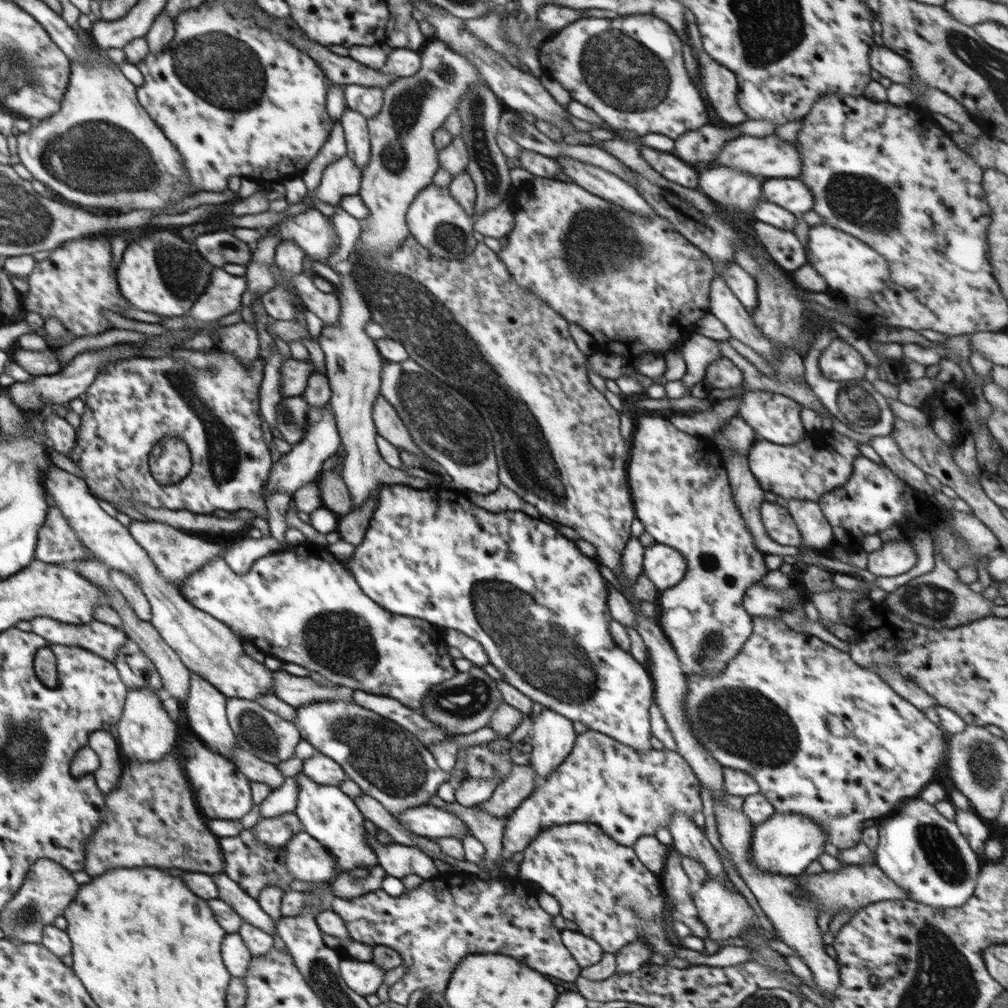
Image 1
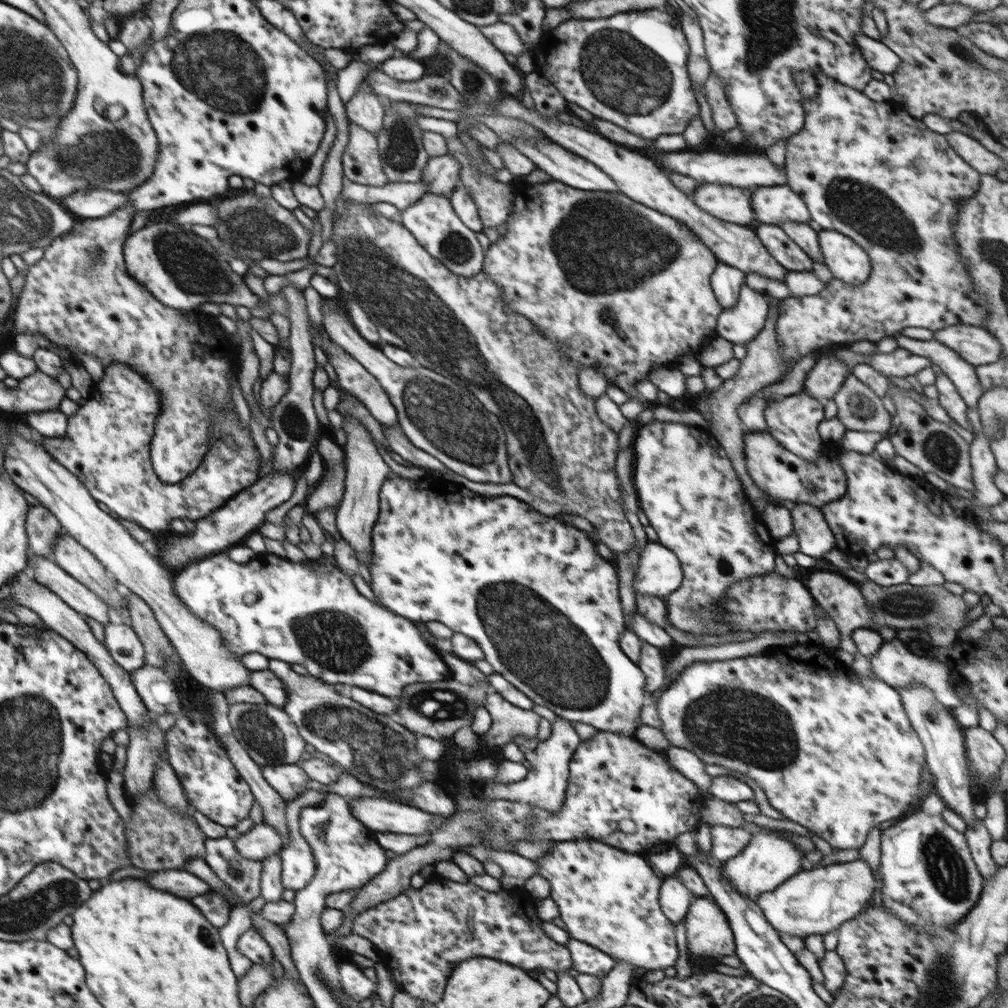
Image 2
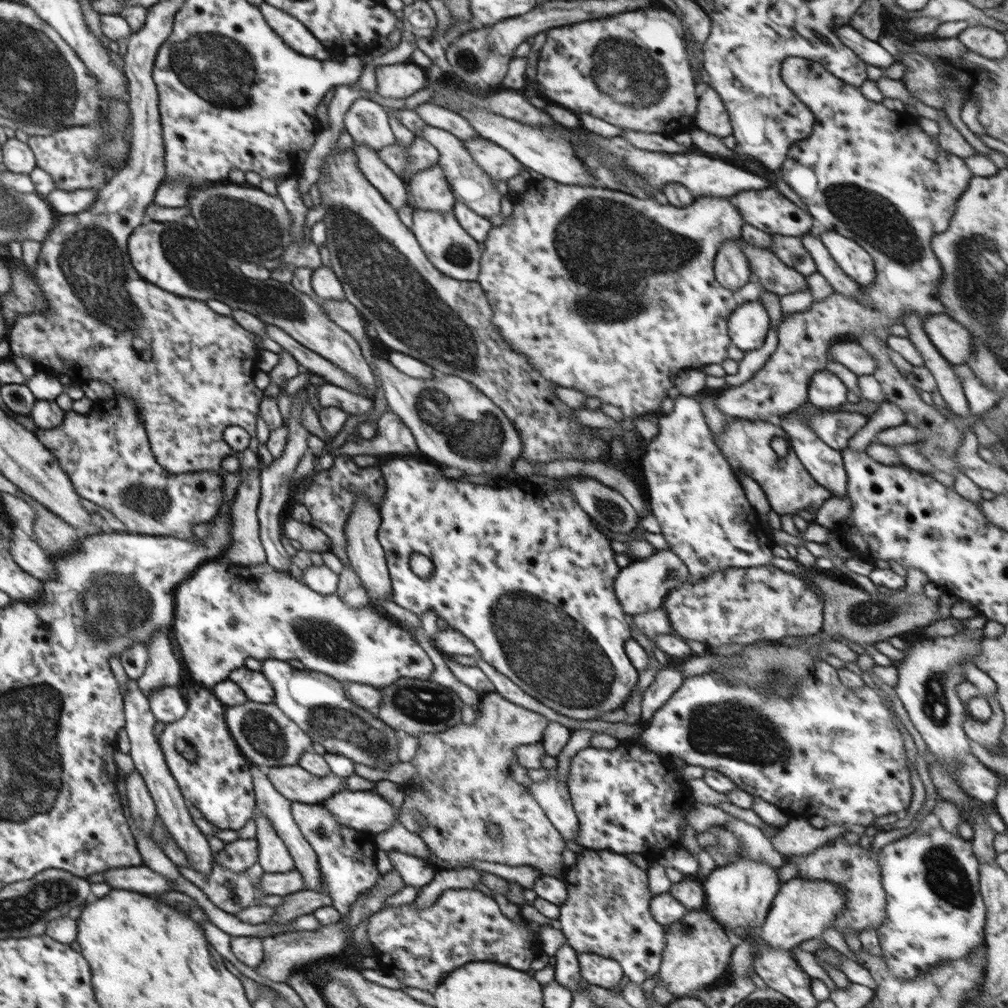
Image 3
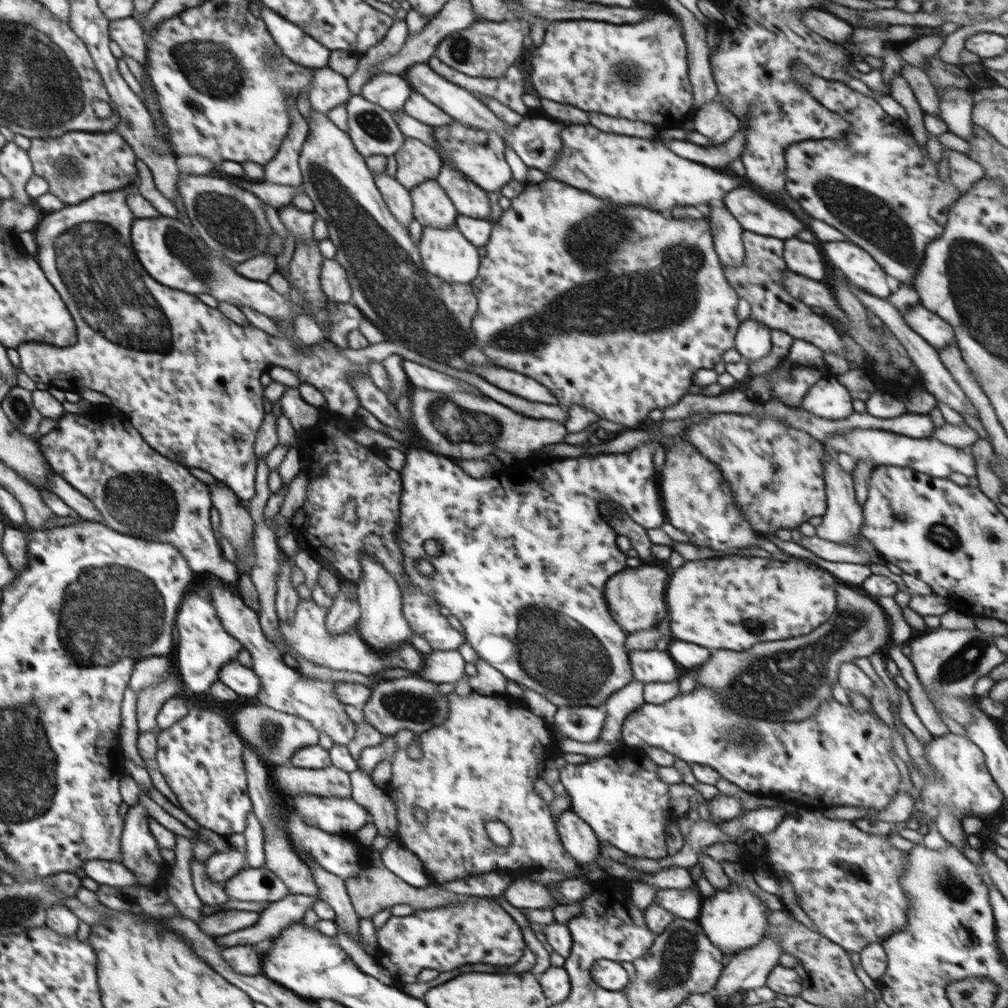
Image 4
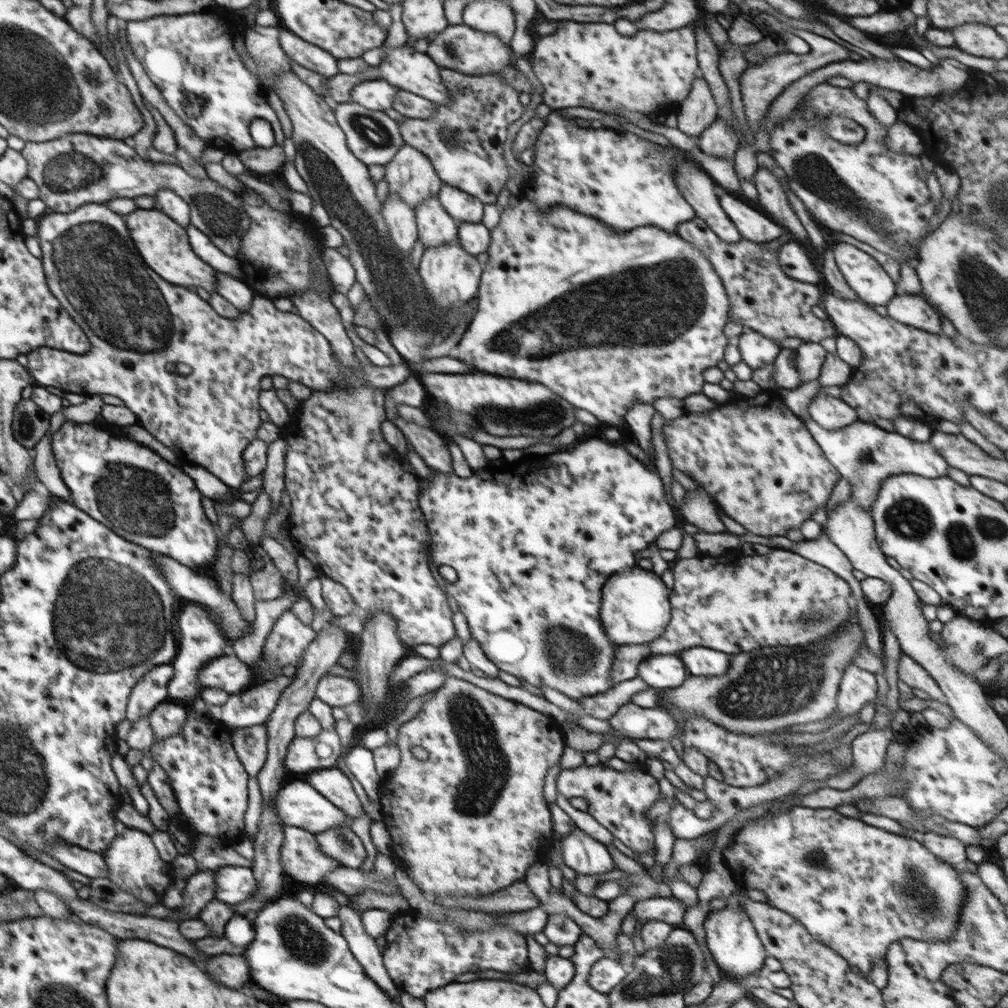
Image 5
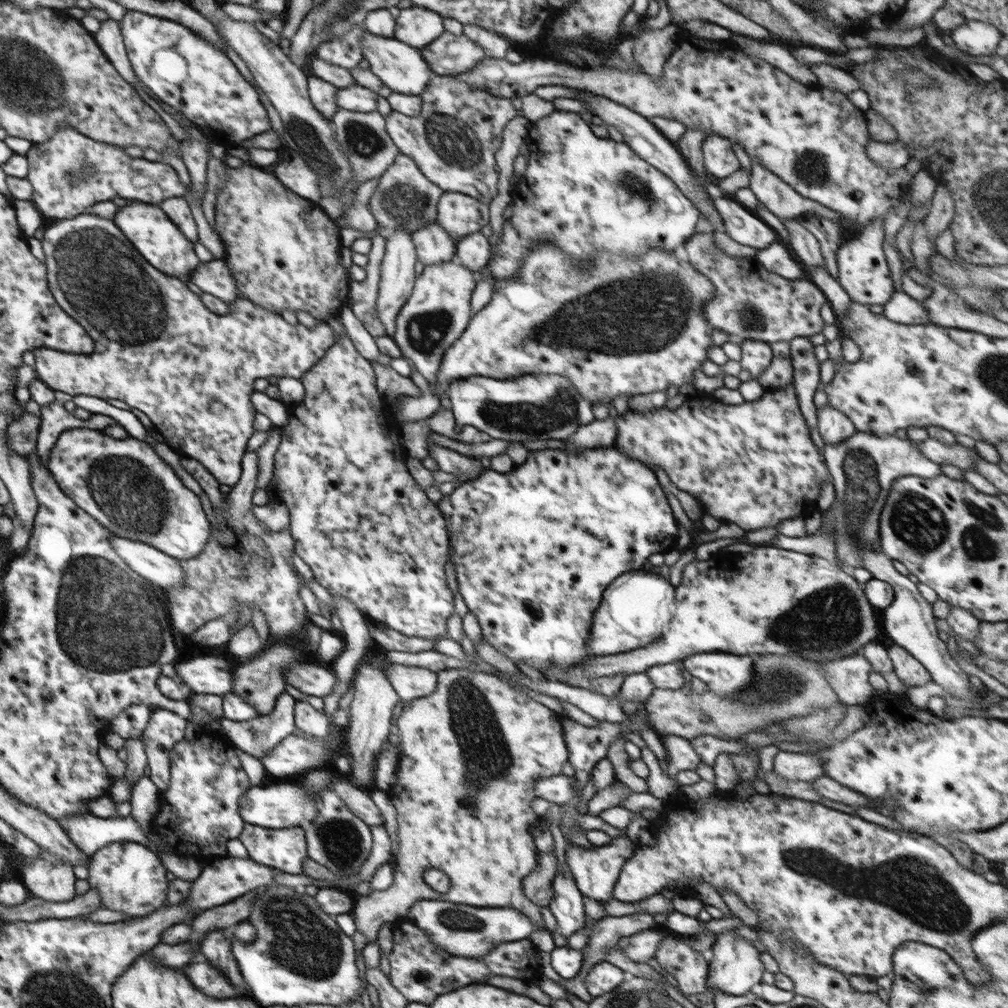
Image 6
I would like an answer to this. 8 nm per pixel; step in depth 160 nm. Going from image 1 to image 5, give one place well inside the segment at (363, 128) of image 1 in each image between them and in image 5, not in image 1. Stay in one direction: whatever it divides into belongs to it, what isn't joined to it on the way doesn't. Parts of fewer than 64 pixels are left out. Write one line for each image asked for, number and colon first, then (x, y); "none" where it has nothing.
2: (361, 162)
3: (393, 188)
4: (398, 199)
5: (400, 218)

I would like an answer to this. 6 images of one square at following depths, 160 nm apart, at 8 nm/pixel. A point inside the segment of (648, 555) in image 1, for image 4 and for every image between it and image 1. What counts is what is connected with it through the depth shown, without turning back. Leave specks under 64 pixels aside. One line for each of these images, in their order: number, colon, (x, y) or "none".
2: (659, 573)
3: (642, 586)
4: (635, 597)

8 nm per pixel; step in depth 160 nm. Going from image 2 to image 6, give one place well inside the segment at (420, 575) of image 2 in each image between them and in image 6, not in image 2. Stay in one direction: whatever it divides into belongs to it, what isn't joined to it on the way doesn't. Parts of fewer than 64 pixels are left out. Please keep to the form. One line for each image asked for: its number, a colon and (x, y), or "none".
3: (534, 593)
4: (529, 593)
5: (600, 504)
6: (599, 514)

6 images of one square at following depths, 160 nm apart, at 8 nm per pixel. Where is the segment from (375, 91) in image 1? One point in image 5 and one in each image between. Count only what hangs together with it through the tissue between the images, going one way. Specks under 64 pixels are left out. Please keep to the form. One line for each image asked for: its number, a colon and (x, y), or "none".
2: (364, 109)
3: (367, 122)
4: (372, 129)
5: (373, 137)

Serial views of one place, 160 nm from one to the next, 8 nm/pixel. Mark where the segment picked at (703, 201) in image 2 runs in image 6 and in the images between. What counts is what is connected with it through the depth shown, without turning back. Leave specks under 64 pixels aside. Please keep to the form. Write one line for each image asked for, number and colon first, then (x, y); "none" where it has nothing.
3: (596, 314)
4: (615, 308)
5: (553, 308)
6: (618, 325)

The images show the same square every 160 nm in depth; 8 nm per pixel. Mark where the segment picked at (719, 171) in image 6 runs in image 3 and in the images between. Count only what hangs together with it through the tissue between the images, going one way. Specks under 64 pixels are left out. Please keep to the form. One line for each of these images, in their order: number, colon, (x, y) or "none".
3: (711, 116)
4: (718, 125)
5: (718, 140)

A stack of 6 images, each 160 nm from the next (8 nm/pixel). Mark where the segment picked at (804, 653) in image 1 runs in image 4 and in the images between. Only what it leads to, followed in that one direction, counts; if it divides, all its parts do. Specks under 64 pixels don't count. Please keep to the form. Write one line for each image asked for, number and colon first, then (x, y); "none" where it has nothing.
2: (835, 751)
3: (835, 752)
4: (839, 756)

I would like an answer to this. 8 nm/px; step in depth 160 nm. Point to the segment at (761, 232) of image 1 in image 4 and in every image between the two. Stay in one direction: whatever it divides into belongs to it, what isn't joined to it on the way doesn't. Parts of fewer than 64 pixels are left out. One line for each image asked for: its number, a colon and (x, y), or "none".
2: (779, 244)
3: (789, 249)
4: (801, 257)

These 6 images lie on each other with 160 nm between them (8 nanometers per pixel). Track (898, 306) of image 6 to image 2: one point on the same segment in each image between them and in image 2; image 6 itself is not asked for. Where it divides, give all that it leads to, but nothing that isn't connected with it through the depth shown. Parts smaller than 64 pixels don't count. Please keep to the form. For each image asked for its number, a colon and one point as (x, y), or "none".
2: (975, 344)
3: (950, 337)
4: (937, 332)
5: (915, 311)

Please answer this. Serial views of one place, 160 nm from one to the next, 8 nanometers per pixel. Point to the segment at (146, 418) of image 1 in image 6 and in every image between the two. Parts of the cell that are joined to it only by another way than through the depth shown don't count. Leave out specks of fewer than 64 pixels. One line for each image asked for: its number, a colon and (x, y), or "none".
2: (107, 443)
3: (105, 453)
4: (139, 493)
5: (147, 500)
6: (123, 484)

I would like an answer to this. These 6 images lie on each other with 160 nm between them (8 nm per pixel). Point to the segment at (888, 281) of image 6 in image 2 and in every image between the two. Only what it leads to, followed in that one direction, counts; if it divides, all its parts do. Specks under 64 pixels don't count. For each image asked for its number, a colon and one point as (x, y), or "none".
2: (850, 264)
3: (856, 262)
4: (855, 263)
5: (865, 276)

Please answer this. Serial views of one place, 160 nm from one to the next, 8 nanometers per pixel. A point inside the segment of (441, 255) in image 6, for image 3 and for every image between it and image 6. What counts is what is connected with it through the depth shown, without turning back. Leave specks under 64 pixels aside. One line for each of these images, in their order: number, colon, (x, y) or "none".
3: (429, 188)
4: (431, 206)
5: (435, 227)

